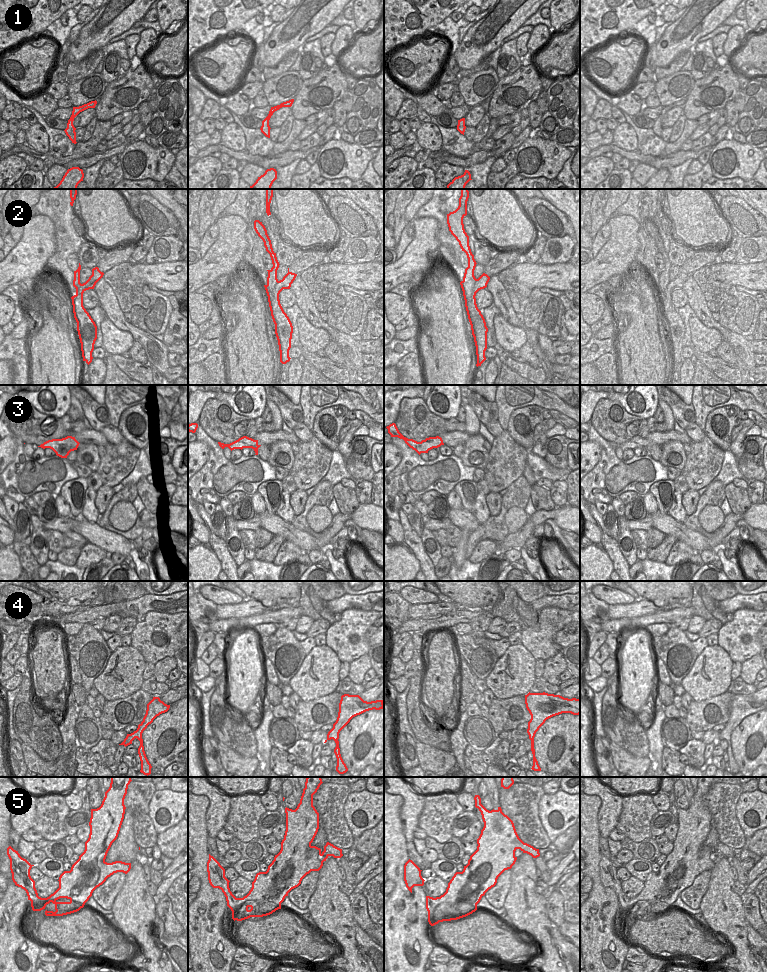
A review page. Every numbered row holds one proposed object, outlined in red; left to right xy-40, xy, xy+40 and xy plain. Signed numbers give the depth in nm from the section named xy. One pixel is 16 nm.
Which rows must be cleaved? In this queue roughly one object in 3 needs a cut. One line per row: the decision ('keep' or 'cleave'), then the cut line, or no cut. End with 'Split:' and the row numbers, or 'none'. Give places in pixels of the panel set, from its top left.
1: keep | no cut
2: cleave | xy+40 (476, 279), (471, 296), (465, 300)
3: keep | no cut
4: keep | no cut
5: keep | no cut
Split: 2

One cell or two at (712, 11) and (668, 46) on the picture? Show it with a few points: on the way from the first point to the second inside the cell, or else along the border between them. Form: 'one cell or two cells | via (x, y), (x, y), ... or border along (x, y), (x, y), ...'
one cell | via (701, 14), (679, 36)

